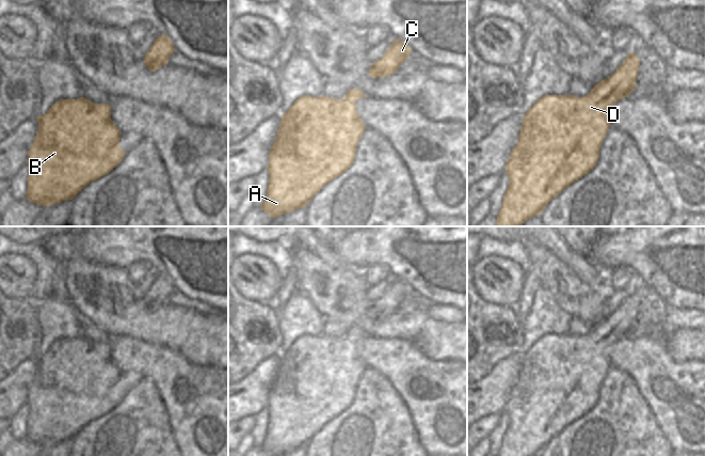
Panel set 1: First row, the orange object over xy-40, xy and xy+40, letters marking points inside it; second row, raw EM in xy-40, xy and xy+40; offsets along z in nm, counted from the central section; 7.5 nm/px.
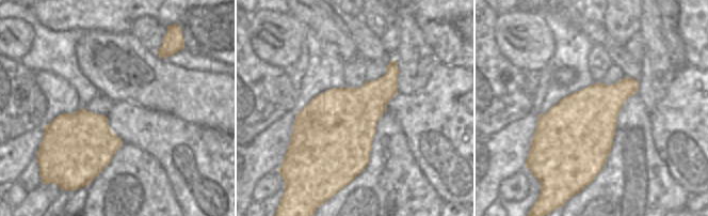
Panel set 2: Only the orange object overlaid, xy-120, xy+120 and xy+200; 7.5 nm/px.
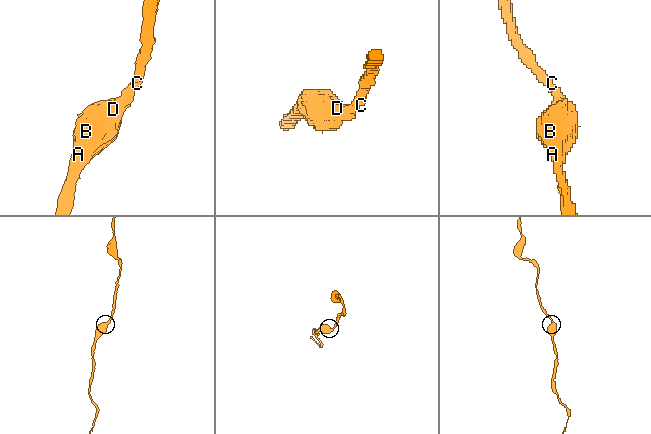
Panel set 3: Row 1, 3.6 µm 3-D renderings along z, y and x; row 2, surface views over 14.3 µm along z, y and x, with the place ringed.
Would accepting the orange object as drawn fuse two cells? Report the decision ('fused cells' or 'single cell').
single cell

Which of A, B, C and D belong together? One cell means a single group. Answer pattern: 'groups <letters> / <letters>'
groups A B C D

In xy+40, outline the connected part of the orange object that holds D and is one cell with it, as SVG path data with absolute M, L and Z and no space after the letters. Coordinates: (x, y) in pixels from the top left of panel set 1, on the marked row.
M629 52L619 68L596 83L588 95L545 95L531 106L523 117L518 141L506 164L510 184L497 216L497 226L520 226L540 215L566 187L593 170L610 128L610 109L636 89L639 66L638 56Z

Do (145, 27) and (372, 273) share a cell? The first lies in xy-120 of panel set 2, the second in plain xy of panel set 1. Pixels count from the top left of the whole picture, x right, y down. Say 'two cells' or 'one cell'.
one cell

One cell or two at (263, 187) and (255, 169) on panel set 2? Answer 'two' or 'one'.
two

